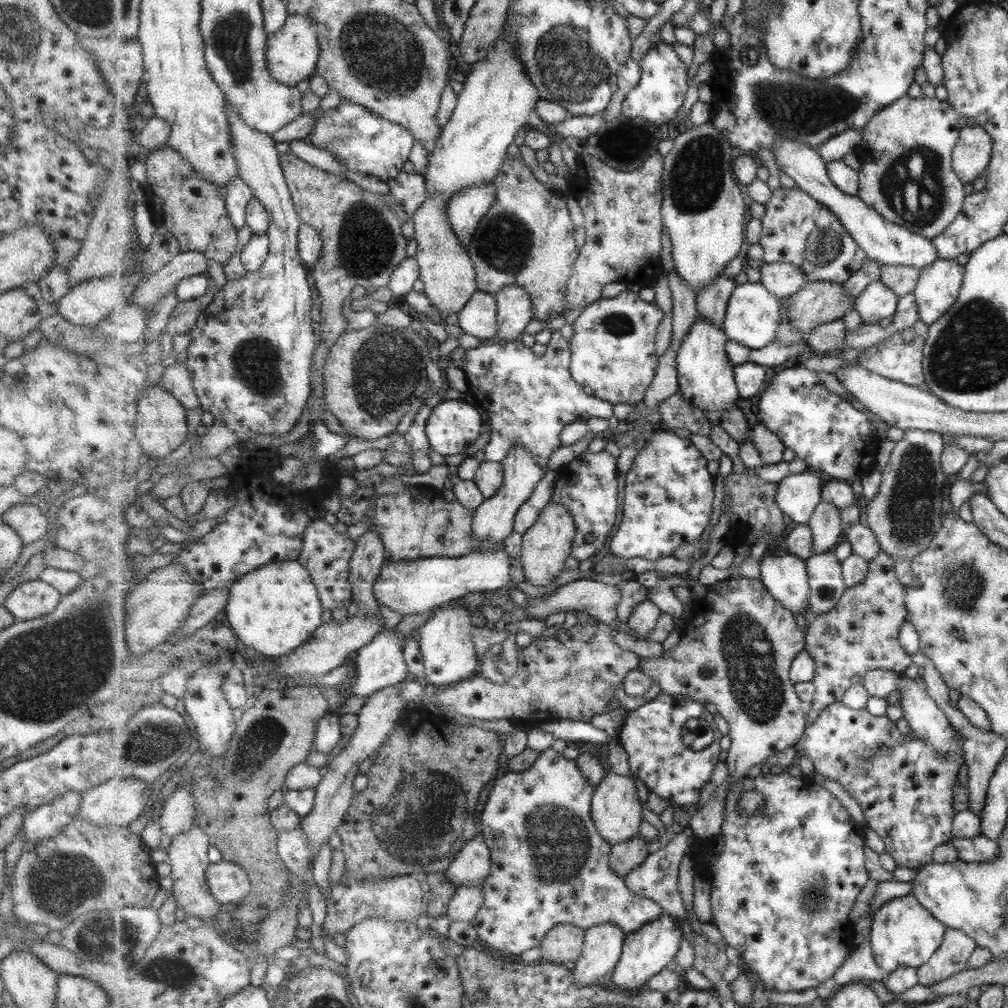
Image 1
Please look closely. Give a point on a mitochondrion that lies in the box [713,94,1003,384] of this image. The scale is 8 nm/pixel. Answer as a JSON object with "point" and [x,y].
{"point":[911,186]}

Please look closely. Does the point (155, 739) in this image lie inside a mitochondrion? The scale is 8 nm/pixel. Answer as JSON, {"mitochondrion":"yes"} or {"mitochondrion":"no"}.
{"mitochondrion":"yes"}

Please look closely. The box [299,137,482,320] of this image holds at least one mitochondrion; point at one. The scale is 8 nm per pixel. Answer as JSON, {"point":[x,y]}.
{"point":[367,243]}

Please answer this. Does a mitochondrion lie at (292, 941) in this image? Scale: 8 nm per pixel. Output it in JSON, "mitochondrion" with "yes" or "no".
{"mitochondrion":"no"}

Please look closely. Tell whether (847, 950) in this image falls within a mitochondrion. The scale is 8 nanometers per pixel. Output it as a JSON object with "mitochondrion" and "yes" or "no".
{"mitochondrion":"no"}

